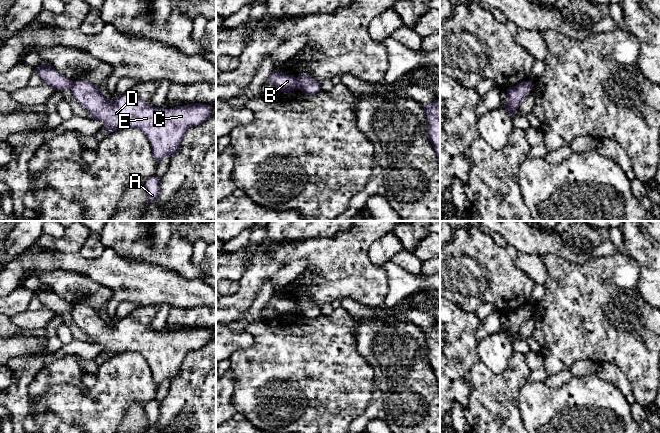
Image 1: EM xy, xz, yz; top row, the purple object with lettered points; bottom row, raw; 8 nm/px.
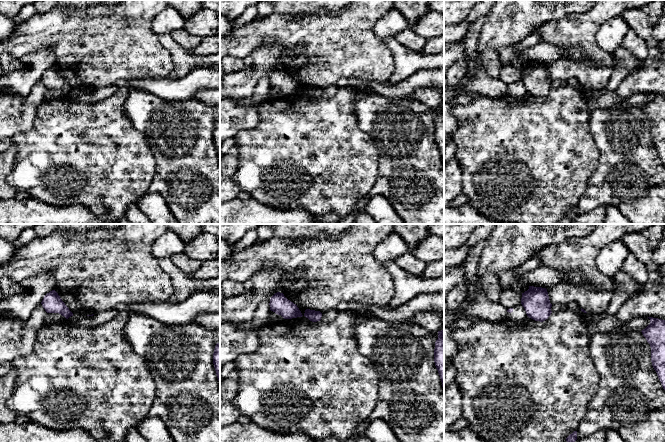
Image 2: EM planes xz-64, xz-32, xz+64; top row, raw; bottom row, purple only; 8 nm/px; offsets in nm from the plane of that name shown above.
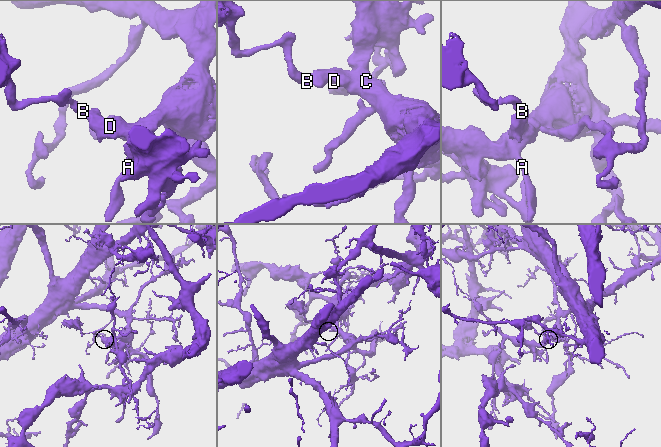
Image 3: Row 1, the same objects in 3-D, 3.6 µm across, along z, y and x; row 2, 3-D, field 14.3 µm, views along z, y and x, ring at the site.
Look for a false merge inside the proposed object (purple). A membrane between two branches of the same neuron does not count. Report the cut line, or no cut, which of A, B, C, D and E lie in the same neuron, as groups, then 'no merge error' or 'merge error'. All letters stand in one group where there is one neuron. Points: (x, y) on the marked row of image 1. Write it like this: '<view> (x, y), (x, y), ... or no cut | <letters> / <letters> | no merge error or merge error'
xz (295, 78), (298, 88) | A C D E / B | merge error

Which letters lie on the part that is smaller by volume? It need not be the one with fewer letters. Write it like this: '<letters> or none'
B

